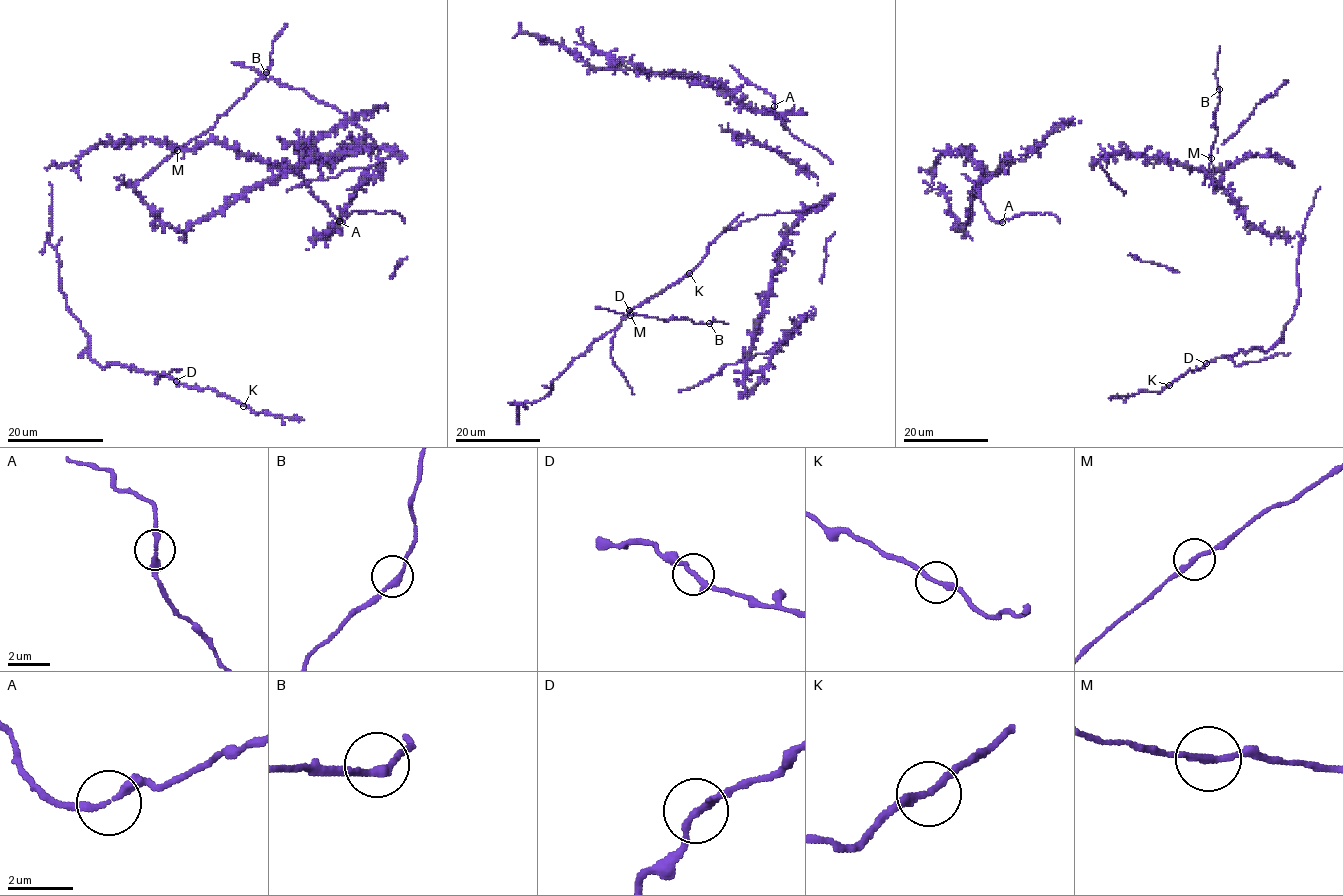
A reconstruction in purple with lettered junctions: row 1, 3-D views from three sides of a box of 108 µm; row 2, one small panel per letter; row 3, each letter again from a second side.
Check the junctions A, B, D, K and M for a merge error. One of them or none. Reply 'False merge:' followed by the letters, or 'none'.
False merge: none

